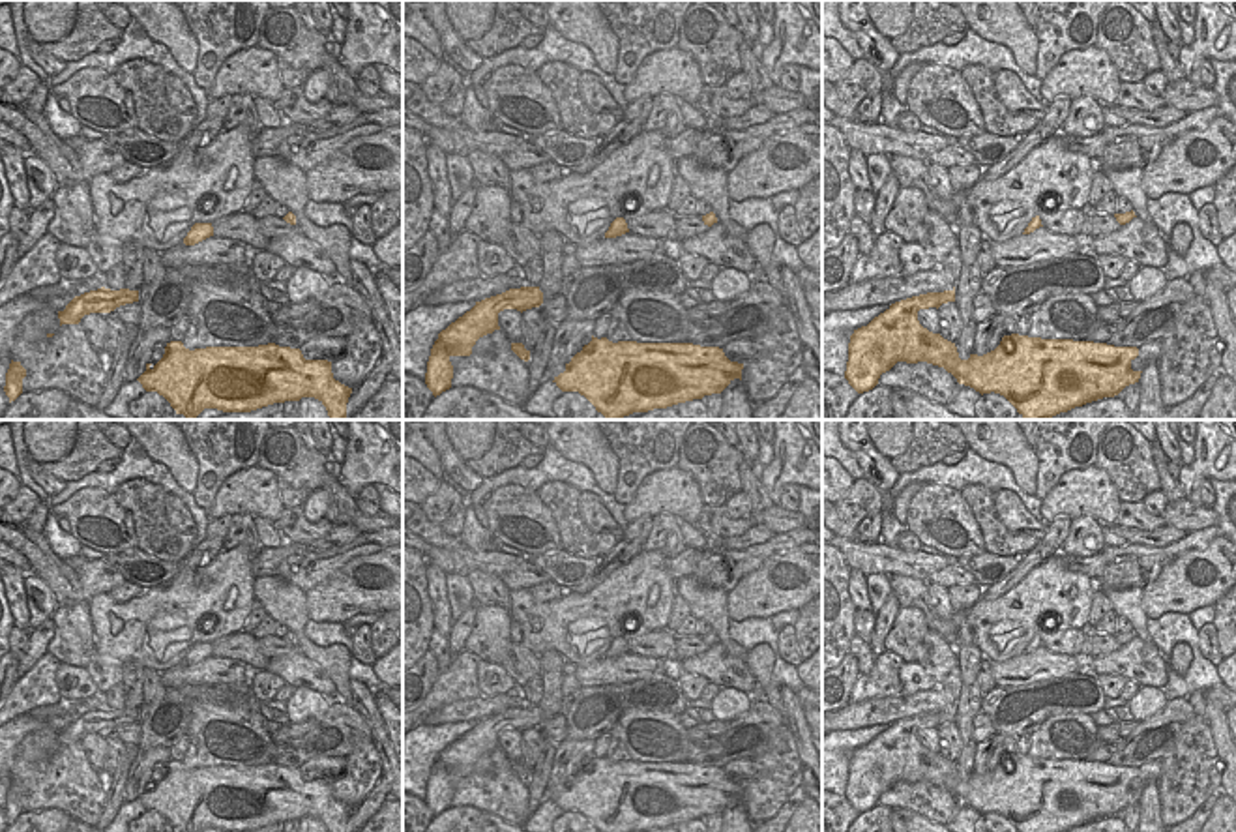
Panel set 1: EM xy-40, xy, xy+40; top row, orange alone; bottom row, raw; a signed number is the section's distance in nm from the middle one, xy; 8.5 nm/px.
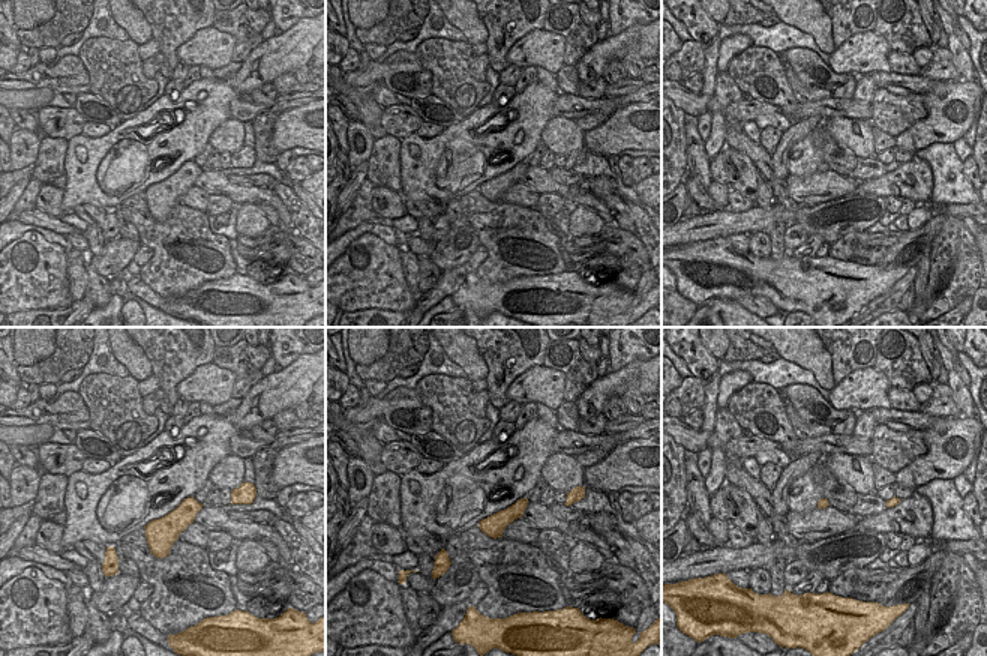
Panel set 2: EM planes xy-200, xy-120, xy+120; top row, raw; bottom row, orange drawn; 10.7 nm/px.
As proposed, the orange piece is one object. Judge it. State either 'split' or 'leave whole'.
split

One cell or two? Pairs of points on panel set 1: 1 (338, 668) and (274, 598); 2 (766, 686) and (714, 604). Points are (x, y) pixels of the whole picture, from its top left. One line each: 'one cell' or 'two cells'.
1: one cell
2: one cell

